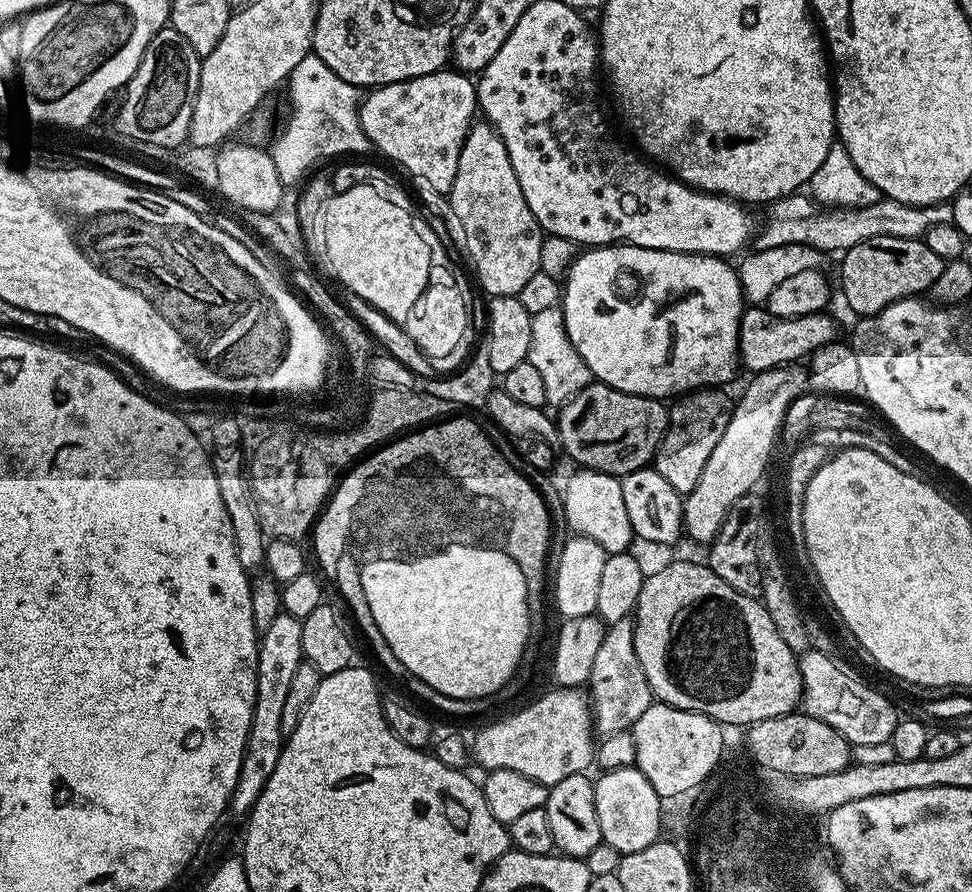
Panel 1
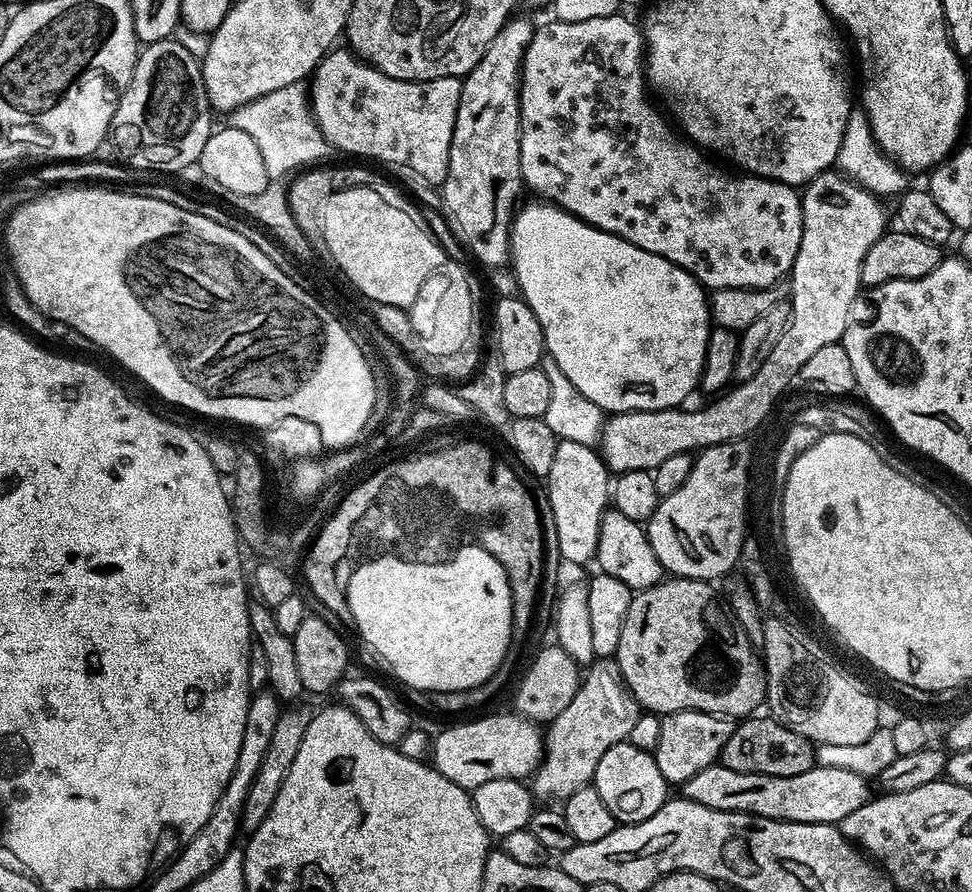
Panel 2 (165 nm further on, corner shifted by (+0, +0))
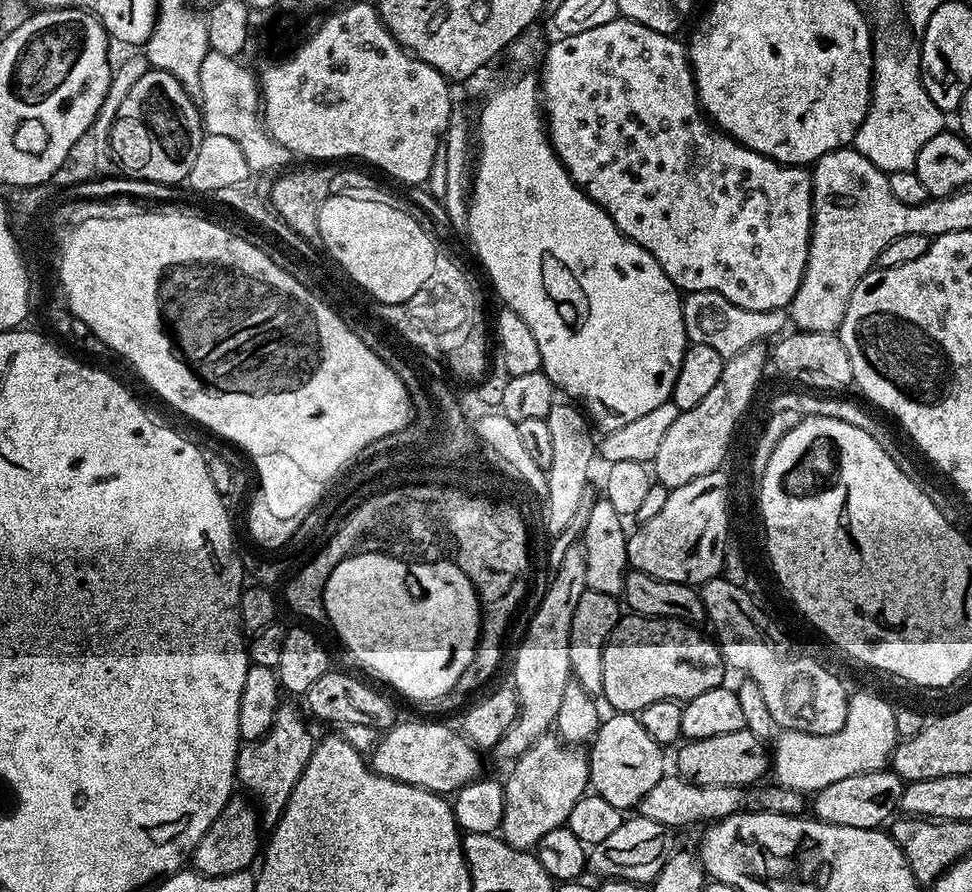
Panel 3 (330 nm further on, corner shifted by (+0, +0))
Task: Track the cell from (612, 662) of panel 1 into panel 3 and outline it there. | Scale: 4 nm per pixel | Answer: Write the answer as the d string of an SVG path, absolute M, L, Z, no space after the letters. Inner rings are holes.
M545 734L536 740L507 769L508 780L503 781L506 810L502 810L498 829L502 839L515 848L532 850L550 830L565 827L570 810L589 791L589 759L583 747L569 744L559 735Z

